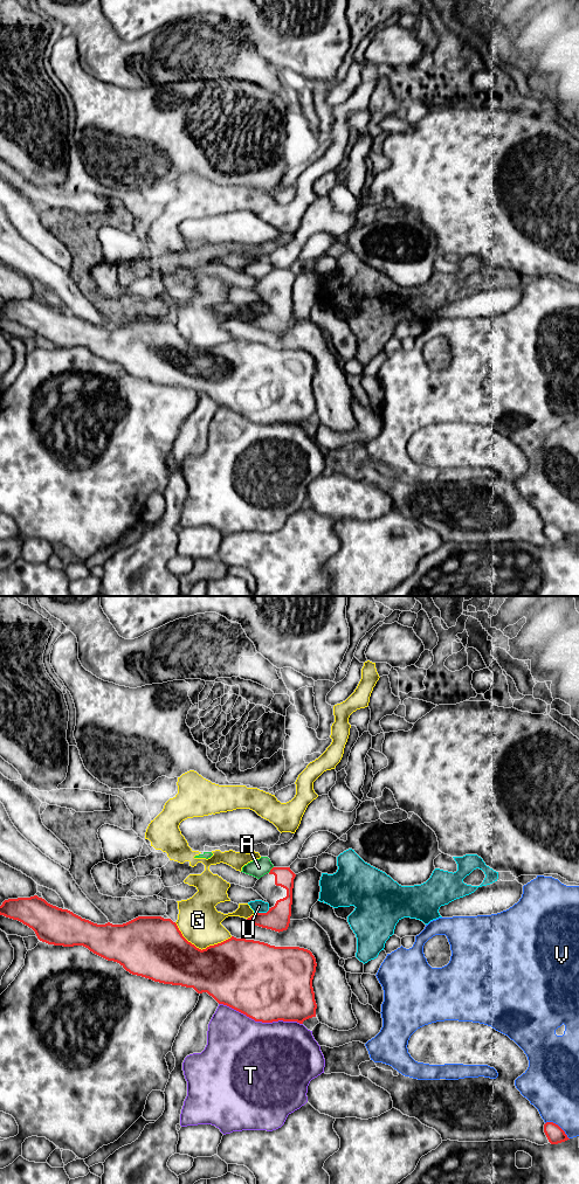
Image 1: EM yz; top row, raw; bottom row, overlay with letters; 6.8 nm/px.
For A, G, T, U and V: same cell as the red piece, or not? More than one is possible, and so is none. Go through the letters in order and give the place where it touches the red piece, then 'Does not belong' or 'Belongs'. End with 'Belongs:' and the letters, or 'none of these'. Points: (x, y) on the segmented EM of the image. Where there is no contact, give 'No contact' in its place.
A: Touches red at yz (270, 870). Does not belong
G: Touches red at yz (200, 949). Does not belong
T: Touches red at yz (261, 1020). Does not belong
U: Touches red at yz (262, 913). Does not belong
V: Touches red at yz (558, 1126). Does not belong
Belongs: none of these

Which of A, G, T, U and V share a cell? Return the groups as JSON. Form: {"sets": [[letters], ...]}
{"sets": [["A"], ["G"], ["T"], ["U"], ["V"]]}

